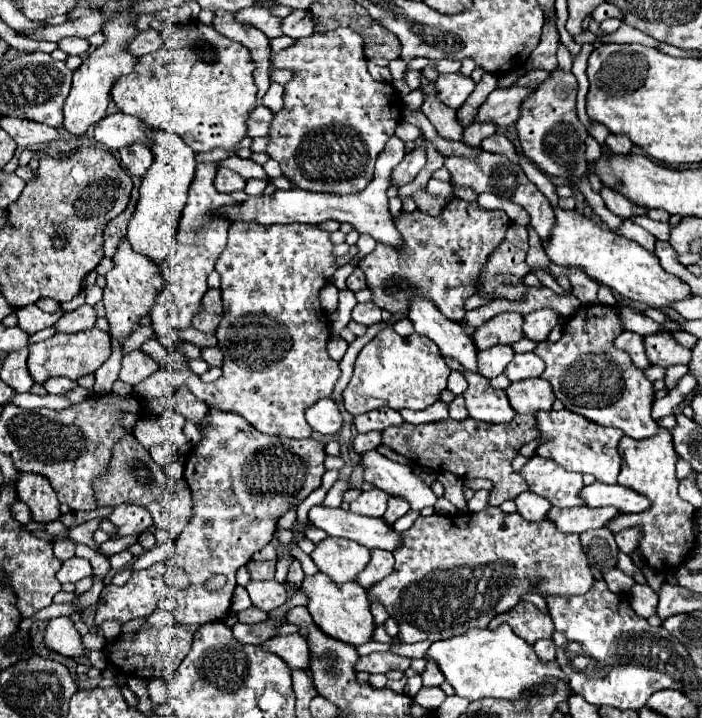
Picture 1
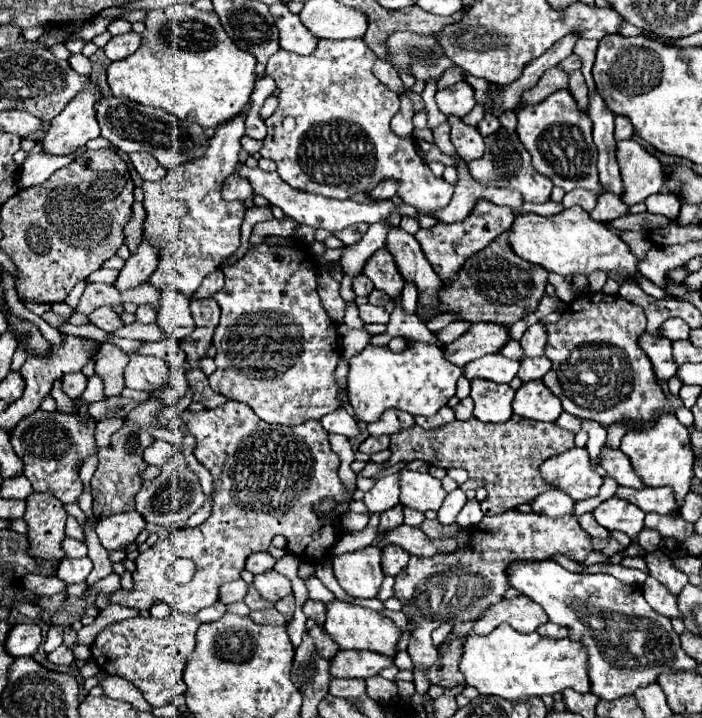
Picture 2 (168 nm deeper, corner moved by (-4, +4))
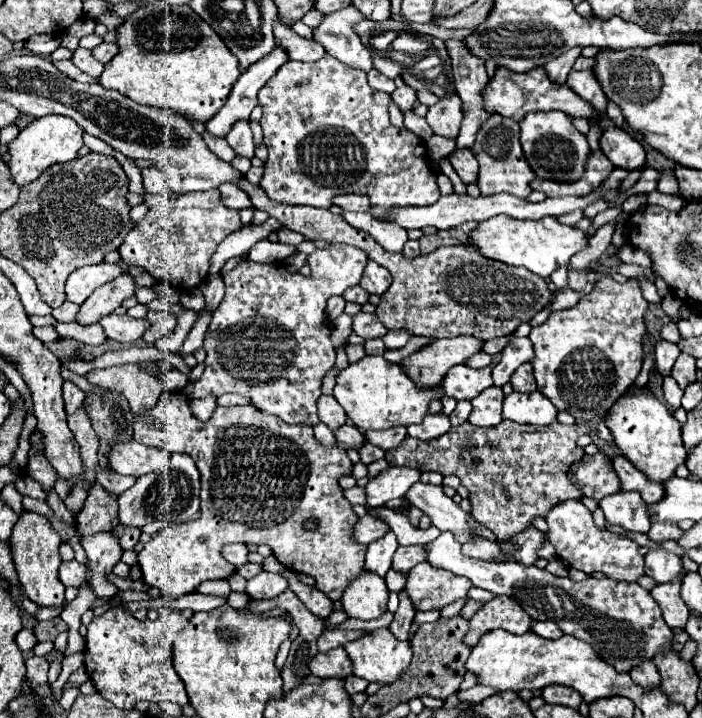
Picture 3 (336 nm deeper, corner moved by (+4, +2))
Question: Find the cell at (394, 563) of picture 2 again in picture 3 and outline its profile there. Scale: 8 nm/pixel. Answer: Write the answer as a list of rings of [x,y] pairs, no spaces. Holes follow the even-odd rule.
[[[399,546],[393,558],[393,568],[399,572],[409,572],[415,564],[427,560],[425,546]]]

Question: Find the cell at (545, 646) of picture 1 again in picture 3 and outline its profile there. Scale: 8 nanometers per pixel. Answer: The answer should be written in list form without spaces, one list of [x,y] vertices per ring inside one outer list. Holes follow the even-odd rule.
[[[545,620],[545,622],[533,622],[533,628],[531,628],[535,634],[539,634],[541,638],[549,638],[549,640],[557,640],[563,636],[561,628],[553,622],[553,620]]]

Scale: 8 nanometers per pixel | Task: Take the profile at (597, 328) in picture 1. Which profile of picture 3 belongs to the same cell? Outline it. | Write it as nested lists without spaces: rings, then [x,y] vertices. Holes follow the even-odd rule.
[[[611,276],[597,280],[591,294],[581,298],[581,302],[569,310],[555,312],[547,318],[545,324],[531,328],[529,340],[533,344],[533,370],[537,378],[537,388],[543,396],[547,396],[557,410],[567,410],[575,416],[577,422],[603,418],[611,404],[629,390],[643,366],[643,338],[647,334],[645,312],[649,302],[641,294],[641,286],[637,280],[629,280],[625,284],[615,282]]]

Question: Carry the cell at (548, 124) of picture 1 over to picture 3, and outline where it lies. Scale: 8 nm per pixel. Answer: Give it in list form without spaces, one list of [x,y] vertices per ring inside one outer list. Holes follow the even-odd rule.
[[[563,112],[527,114],[527,118],[521,122],[521,146],[529,166],[539,178],[551,178],[561,182],[571,182],[579,178],[585,170],[585,160],[589,154],[589,144],[585,136]]]

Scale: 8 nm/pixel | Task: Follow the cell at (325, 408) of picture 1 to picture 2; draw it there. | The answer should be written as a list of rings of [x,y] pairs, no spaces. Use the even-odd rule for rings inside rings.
[[[337,408],[335,412],[323,416],[319,420],[323,424],[323,428],[327,432],[335,432],[335,434],[343,434],[347,438],[353,438],[359,434],[359,426],[357,426],[357,420],[345,410],[345,408]]]

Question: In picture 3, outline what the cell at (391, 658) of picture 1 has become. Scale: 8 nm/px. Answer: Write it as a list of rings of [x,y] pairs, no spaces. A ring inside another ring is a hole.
[[[343,648],[317,652],[309,662],[309,670],[317,678],[347,678],[351,674],[351,660],[347,660]]]

